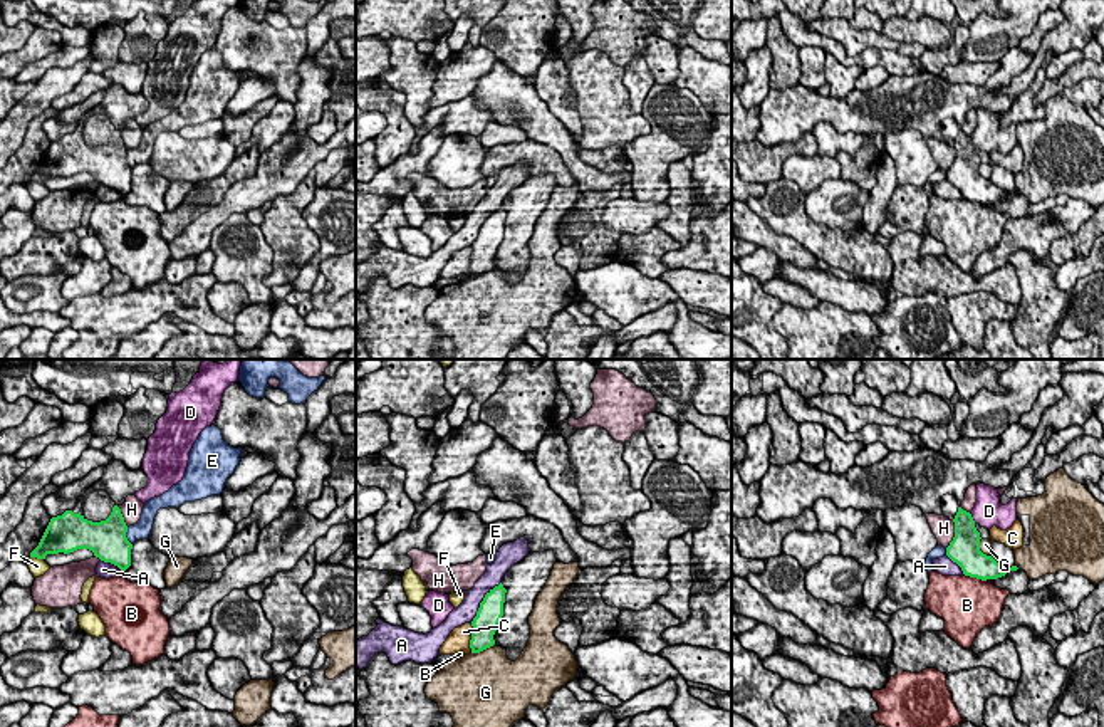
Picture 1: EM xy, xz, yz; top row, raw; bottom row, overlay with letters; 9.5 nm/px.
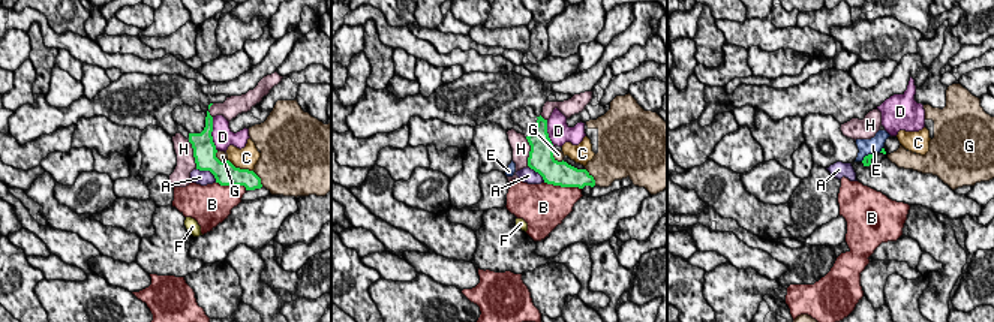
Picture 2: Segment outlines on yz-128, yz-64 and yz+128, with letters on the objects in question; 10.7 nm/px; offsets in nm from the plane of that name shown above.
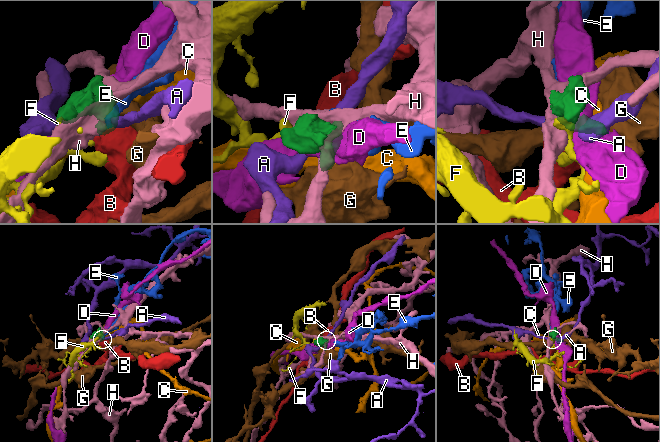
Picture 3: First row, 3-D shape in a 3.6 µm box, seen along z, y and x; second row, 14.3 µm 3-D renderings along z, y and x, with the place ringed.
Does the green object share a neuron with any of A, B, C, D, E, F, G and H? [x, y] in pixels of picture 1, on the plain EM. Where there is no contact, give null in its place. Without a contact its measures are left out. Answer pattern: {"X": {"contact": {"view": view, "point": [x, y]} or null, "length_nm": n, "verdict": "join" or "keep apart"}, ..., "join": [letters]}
{"A": {"contact": {"view": "xz", "point": [482, 225]}, "length_nm": 500, "verdict": "keep apart"}, "B": {"contact": {"view": "yz", "point": [975, 200]}, "length_nm": 240, "verdict": "keep apart"}, "C": {"contact": {"view": "xz", "point": [472, 262]}, "length_nm": 280, "verdict": "keep apart"}, "D": {"contact": {"view": "yz", "point": [972, 143]}, "length_nm": 110, "verdict": "keep apart"}, "E": {"contact": {"view": "xy", "point": [124, 160]}, "length_nm": 180, "verdict": "keep apart"}, "F": {"contact": {"view": "xy", "point": [37, 182]}, "length_nm": 130, "verdict": "keep apart"}, "G": {"contact": {"view": "xz", "point": [482, 274]}, "length_nm": 240, "verdict": "keep apart"}, "H": {"contact": {"view": "yz", "point": [955, 158]}, "length_nm": 280, "verdict": "keep apart"}, "join": []}

